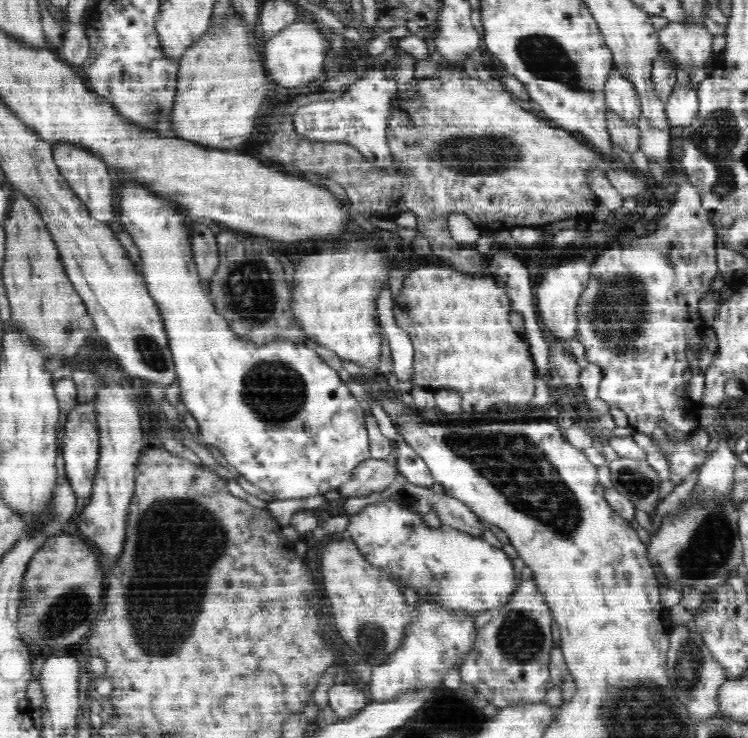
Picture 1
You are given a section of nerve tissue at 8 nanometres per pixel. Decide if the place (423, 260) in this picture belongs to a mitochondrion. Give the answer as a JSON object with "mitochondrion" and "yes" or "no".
{"mitochondrion":"no"}

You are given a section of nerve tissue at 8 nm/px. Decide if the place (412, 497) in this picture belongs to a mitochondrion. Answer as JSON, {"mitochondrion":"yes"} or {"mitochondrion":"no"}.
{"mitochondrion":"yes"}

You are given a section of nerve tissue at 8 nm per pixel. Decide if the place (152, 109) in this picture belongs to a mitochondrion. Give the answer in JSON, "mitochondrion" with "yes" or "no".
{"mitochondrion":"yes"}

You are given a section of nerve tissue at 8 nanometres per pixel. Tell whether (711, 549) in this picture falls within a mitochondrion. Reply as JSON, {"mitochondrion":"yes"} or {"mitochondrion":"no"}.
{"mitochondrion":"yes"}

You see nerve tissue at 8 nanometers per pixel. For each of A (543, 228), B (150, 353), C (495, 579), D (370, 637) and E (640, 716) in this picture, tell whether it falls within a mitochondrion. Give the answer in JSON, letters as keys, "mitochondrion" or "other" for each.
{"A":"other","B":"mitochondrion","C":"other","D":"mitochondrion","E":"mitochondrion"}

